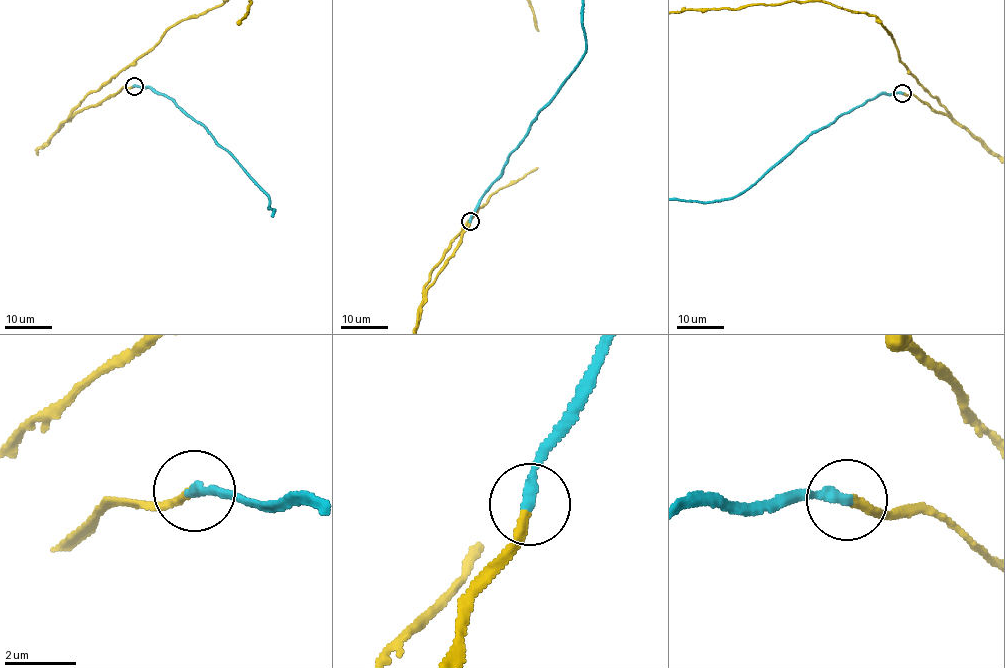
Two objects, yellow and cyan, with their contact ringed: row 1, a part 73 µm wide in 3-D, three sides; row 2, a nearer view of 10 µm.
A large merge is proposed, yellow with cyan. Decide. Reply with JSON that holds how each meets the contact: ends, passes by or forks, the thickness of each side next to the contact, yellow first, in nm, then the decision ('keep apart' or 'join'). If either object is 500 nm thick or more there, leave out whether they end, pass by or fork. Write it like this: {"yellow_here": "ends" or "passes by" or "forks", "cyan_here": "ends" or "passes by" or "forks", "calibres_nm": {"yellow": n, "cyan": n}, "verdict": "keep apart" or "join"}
{"yellow_here": "ends", "cyan_here": "ends", "calibres_nm": {"yellow": 240, "cyan": 300}, "verdict": "join"}

